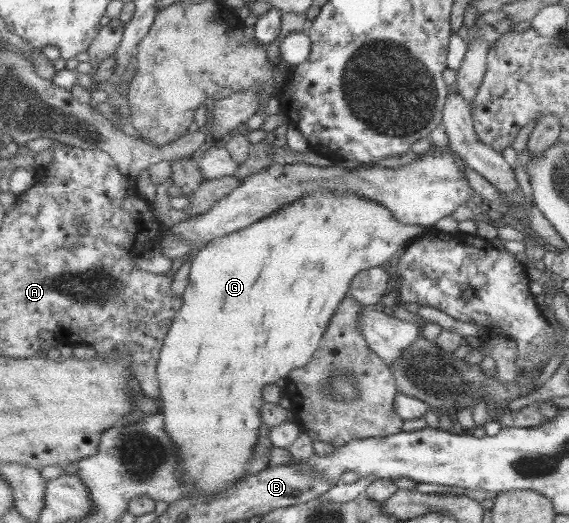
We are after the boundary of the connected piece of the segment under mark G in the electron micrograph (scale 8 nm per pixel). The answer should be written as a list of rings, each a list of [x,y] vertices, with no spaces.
[[[320,189],[304,194],[302,198],[285,205],[276,213],[257,221],[252,226],[211,241],[198,251],[197,256],[192,260],[190,283],[183,295],[183,307],[173,320],[171,332],[168,333],[164,342],[157,365],[165,429],[179,451],[179,475],[181,475],[182,481],[195,487],[193,494],[188,498],[205,499],[205,497],[219,495],[221,491],[235,487],[235,483],[247,474],[246,469],[250,465],[250,459],[254,457],[254,447],[258,445],[258,435],[260,435],[260,427],[263,423],[261,407],[264,402],[265,386],[272,383],[283,384],[295,369],[309,365],[315,359],[316,350],[320,347],[325,337],[324,334],[327,333],[331,319],[335,316],[340,304],[347,298],[352,280],[358,273],[376,266],[391,267],[402,251],[400,249],[402,243],[410,242],[424,231],[423,226],[400,223],[390,208],[375,201],[360,198],[354,194],[354,191],[332,190],[332,192],[328,192],[328,190]]]

